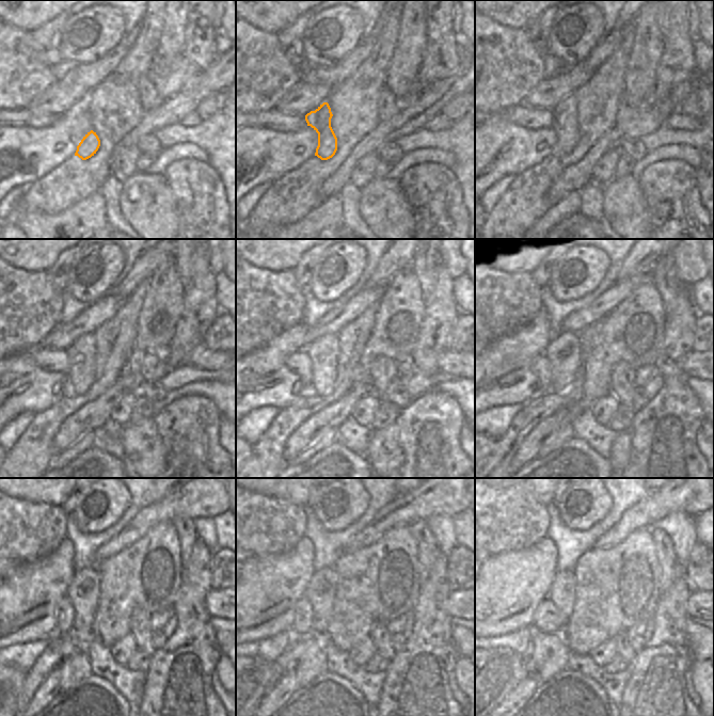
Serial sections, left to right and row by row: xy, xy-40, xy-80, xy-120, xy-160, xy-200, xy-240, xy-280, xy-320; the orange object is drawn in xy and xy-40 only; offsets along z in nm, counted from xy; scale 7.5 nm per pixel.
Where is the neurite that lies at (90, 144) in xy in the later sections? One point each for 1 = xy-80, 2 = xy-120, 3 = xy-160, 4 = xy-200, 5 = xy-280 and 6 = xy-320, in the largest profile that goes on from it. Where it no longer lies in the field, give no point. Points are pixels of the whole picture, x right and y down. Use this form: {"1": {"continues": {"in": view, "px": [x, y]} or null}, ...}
{"1": {"continues": {"in": "xy-80", "px": [565, 125]}}, "2": {"continues": {"in": "xy-120", "px": [82, 354]}}, "3": {"continues": {"in": "xy-160", "px": [322, 352]}}, "4": {"continues": {"in": "xy-200", "px": [564, 352]}}, "5": {"continues": {"in": "xy-280", "px": [320, 592]}}, "6": {"continues": {"in": "xy-320", "px": [560, 592]}}}

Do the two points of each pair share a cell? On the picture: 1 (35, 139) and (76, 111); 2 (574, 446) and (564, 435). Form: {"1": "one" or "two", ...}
{"1": "one", "2": "two"}

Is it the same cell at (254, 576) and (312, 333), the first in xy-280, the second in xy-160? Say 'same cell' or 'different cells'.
different cells

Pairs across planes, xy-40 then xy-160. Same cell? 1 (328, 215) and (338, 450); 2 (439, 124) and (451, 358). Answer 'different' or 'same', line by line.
1: different
2: same

